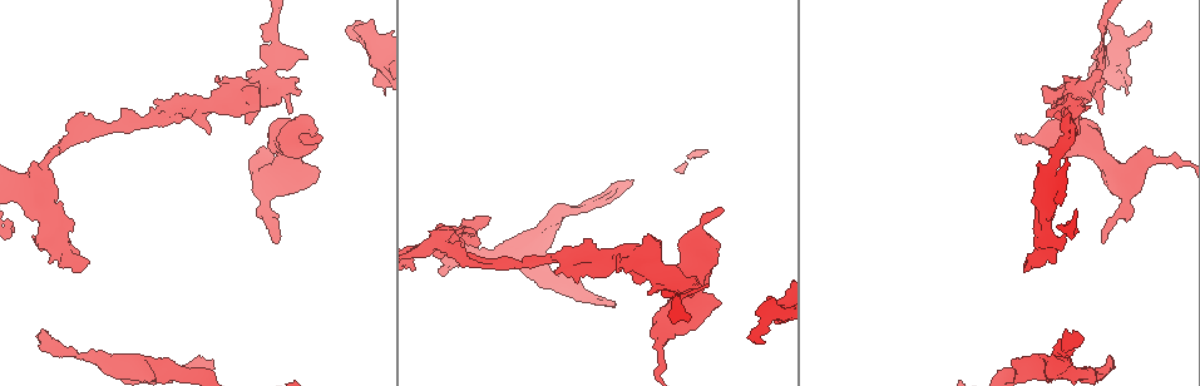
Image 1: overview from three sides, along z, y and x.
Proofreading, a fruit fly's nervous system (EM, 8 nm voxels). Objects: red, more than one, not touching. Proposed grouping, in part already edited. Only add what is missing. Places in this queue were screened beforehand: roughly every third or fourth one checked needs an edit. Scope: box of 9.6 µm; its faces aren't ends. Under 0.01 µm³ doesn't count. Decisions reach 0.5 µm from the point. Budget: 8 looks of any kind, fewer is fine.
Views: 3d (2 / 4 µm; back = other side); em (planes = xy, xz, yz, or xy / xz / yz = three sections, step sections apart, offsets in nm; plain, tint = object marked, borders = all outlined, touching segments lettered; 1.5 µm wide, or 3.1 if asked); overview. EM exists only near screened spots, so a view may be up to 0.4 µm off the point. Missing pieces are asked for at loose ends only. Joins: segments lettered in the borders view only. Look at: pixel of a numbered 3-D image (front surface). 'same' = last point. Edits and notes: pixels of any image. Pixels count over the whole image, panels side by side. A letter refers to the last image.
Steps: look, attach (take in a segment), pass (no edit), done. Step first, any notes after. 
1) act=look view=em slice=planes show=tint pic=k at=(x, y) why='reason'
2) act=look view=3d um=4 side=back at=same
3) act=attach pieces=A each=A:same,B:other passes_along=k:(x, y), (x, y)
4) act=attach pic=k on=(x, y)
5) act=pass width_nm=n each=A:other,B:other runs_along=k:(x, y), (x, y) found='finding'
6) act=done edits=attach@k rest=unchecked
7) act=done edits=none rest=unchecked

act=look view=3d um=4 pic=1 at=(215, 369) why='free end'

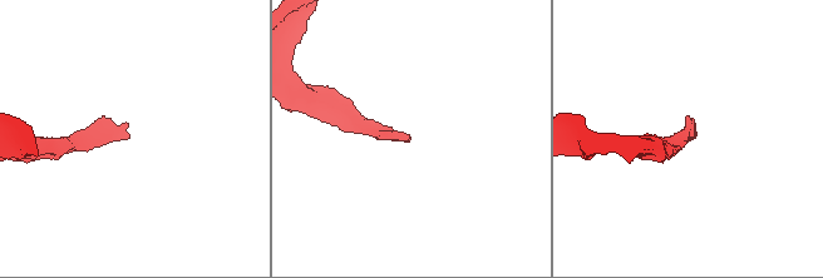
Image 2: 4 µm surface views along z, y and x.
act=look view=em slice=planes show=borders pic=2 at=(129, 136)

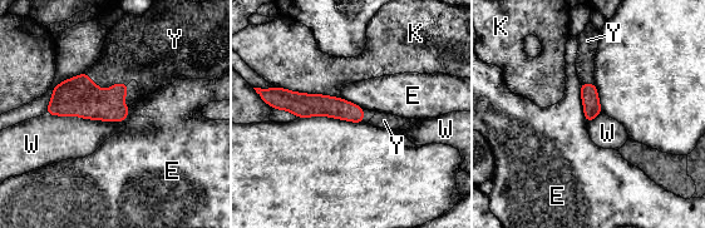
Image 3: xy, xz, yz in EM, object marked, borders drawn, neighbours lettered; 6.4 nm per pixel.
act=attach pic=3 on=(126, 56) each=E:other,K:other,W:other,Y:same found='it goes on there'

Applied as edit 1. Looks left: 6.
act=look view=overview

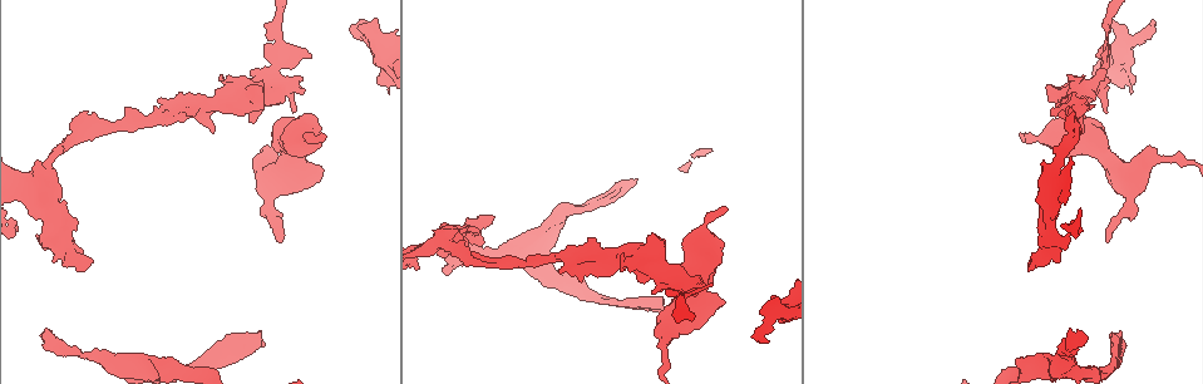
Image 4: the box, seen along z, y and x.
act=look view=3d um=4 pic=4 at=(1152, 20) why='an open end'

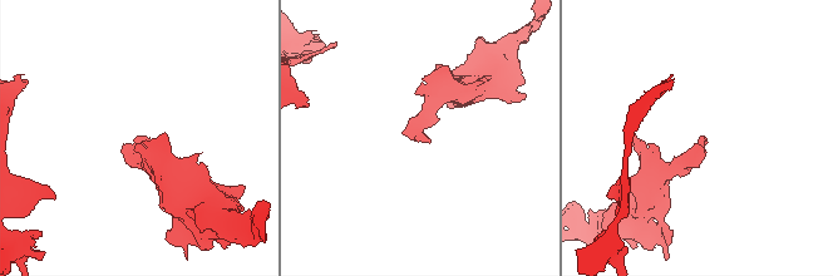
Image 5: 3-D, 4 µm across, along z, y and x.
act=look view=em slice=xz step=8 show=borders pic=5 at=(706, 142) why='now the EM'

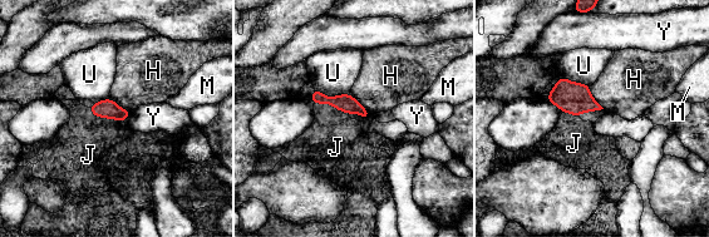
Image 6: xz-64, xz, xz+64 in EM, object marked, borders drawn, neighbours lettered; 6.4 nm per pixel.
act=look view=em slice=planes show=borders at=same why='another direction'

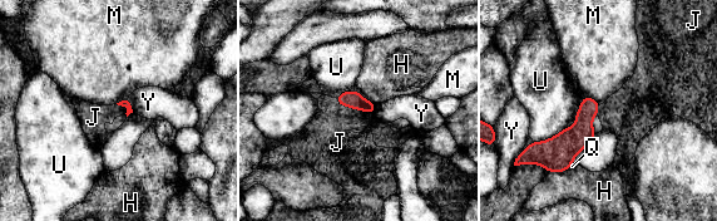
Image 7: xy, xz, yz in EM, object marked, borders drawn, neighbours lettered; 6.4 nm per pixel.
act=attach pic=7 on=(337, 142) each=H:other,J:same,M:other,Q:other,U:other,Y:other passes_along=7:(354, 99), (351, 107), (337, 142) found='it goes on there'

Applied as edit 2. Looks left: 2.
act=done edits=attach@3,attach@7 rest=unchecked

